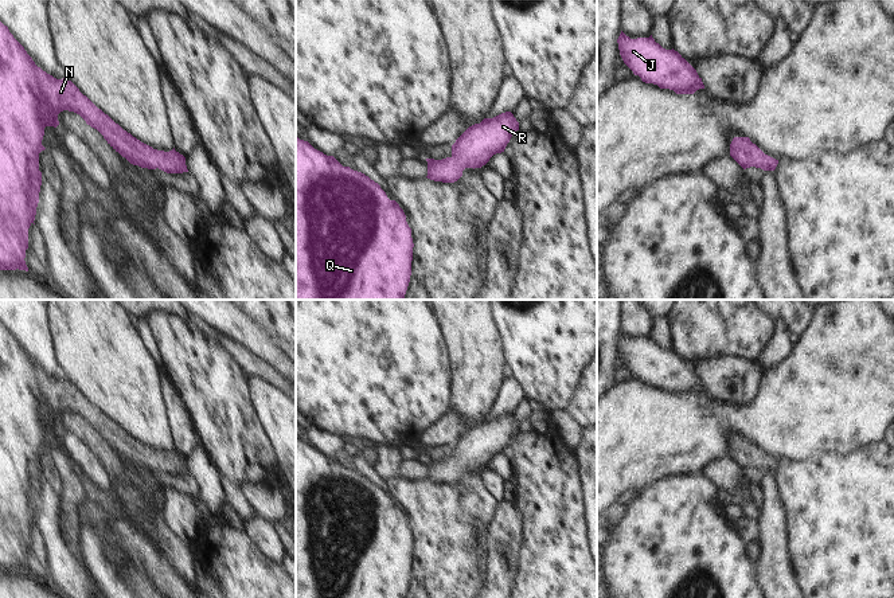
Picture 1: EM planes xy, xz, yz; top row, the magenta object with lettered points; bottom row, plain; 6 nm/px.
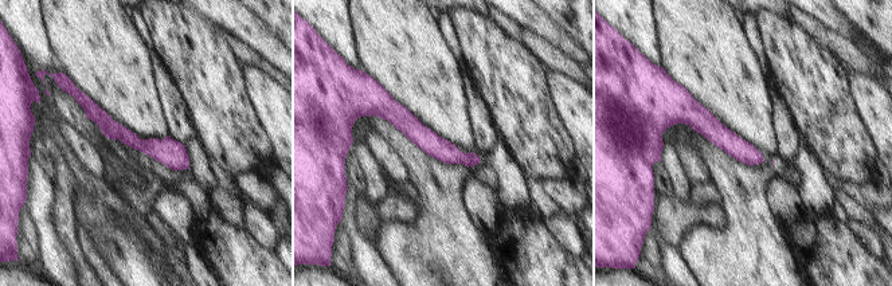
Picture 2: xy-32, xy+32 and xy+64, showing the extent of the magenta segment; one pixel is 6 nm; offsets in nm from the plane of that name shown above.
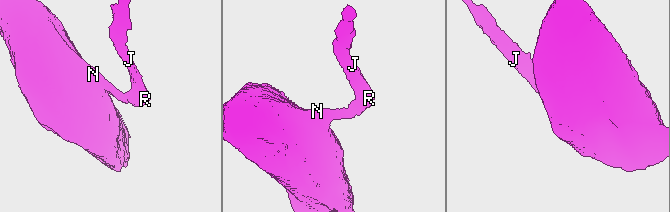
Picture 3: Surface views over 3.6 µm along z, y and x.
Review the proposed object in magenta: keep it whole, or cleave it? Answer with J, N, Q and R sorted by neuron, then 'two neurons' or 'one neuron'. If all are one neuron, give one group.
groups J N Q R; one neuron

